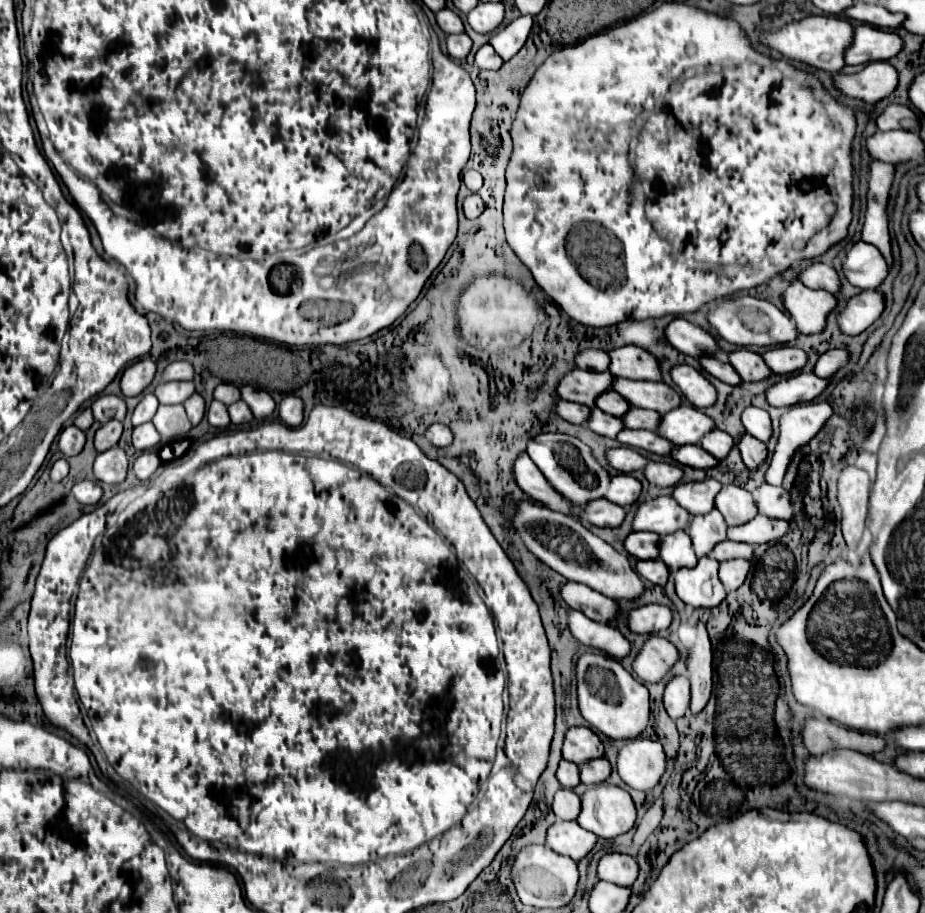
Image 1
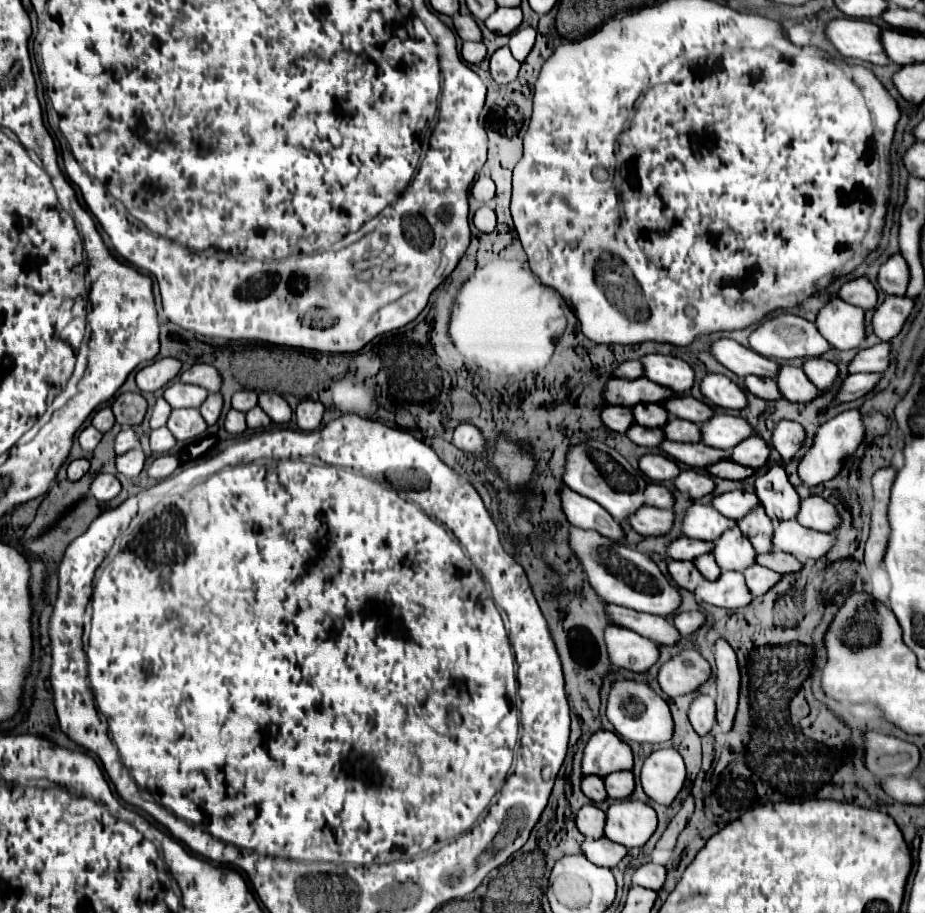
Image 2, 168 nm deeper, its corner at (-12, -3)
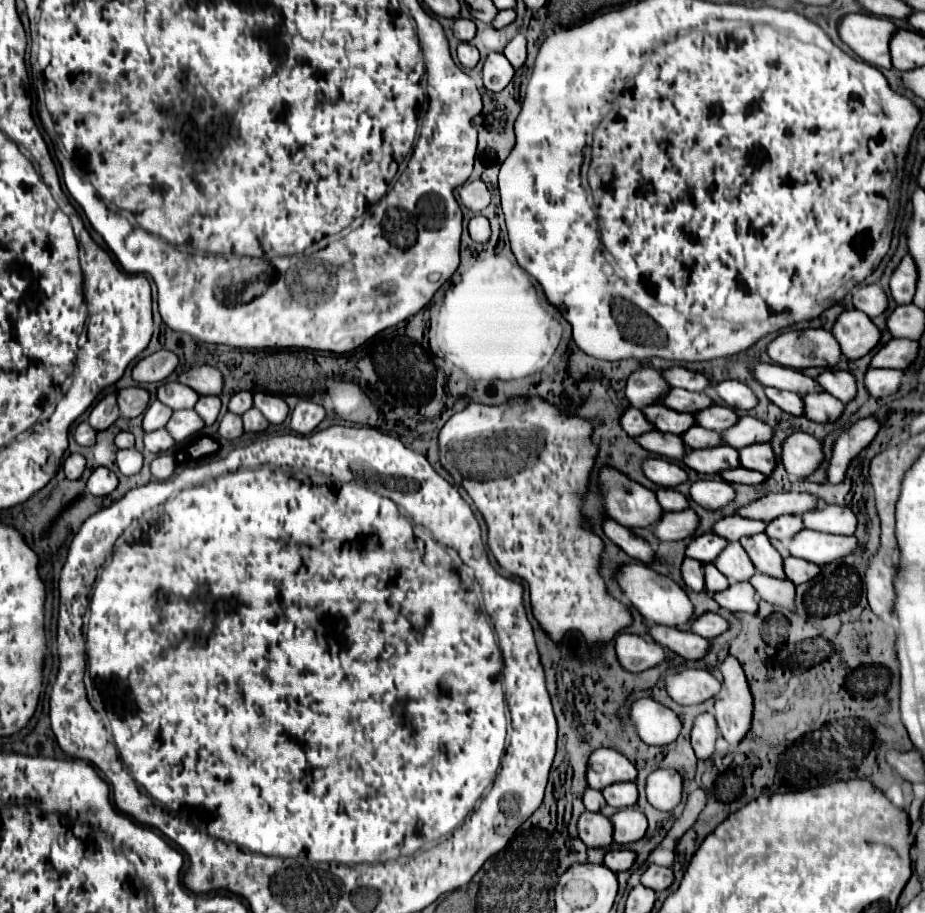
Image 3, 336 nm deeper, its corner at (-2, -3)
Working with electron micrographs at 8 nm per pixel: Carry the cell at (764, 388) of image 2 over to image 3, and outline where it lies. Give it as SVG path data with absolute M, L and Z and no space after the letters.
M766 387L766 395L770 397L770 401L774 401L786 413L804 415L804 401L802 401L800 395L788 393L788 391L780 391L780 389L772 389L772 387Z

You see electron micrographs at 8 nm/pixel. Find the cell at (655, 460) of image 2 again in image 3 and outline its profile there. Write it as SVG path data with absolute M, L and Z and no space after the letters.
M660 457L646 459L642 463L642 469L644 469L646 477L660 487L676 487L676 485L688 481L686 471L678 463L674 463L674 461L670 463L670 461L660 459Z

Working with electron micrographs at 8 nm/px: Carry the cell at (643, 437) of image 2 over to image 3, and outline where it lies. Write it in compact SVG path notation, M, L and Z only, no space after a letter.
M650 431L648 435L640 435L636 437L636 441L656 453L656 455L662 455L662 457L668 457L668 459L674 459L674 461L682 461L682 457L686 455L688 447L684 443L684 439L680 435L672 435L672 433L662 433L662 431Z

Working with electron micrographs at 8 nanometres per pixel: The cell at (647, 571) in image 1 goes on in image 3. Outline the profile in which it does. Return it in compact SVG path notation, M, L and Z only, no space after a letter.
M684 559L682 563L682 577L686 581L686 585L692 591L702 591L704 589L704 571L702 571L702 563L696 559Z

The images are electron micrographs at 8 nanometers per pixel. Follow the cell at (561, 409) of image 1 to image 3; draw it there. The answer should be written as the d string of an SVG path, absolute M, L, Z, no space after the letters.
M630 407L628 411L624 411L622 419L620 419L620 425L624 427L624 431L630 435L630 437L640 437L648 431L654 431L656 427L644 417L644 413L640 409L634 409Z

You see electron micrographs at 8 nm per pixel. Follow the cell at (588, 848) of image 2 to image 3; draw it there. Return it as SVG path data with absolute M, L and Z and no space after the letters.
M610 849L604 857L604 865L614 873L628 871L634 865L634 861L636 861L636 851L632 849Z

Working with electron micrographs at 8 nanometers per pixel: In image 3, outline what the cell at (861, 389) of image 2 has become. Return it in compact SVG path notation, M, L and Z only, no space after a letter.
M870 369L866 373L866 389L872 397L886 397L900 389L904 371L896 369Z

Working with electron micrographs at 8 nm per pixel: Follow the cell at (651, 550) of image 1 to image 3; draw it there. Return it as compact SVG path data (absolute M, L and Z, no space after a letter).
M706 533L696 537L688 549L686 549L686 557L698 559L702 563L714 563L716 557L724 551L724 547L728 545L728 541L716 533Z

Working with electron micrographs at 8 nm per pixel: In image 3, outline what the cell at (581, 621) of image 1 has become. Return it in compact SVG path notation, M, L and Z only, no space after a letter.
M628 633L616 639L616 653L618 653L622 667L634 673L656 667L658 663L666 659L666 653L658 643L654 641L648 643L646 639L638 635L628 635Z

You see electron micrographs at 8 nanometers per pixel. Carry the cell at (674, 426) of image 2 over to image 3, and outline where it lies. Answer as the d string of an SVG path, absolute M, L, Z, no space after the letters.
M692 427L688 433L684 433L684 441L688 447L692 449L706 449L706 447L716 447L722 443L720 433L716 431L708 431L704 427Z

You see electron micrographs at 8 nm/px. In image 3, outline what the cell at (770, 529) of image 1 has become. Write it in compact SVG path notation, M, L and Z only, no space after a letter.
M804 529L794 539L790 539L786 547L792 557L800 557L816 565L828 565L854 553L858 549L858 539Z

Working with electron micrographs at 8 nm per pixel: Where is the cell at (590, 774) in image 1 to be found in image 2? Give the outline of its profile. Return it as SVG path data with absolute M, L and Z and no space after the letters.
M614 771L604 777L604 785L610 799L624 799L634 791L634 775L632 771Z

